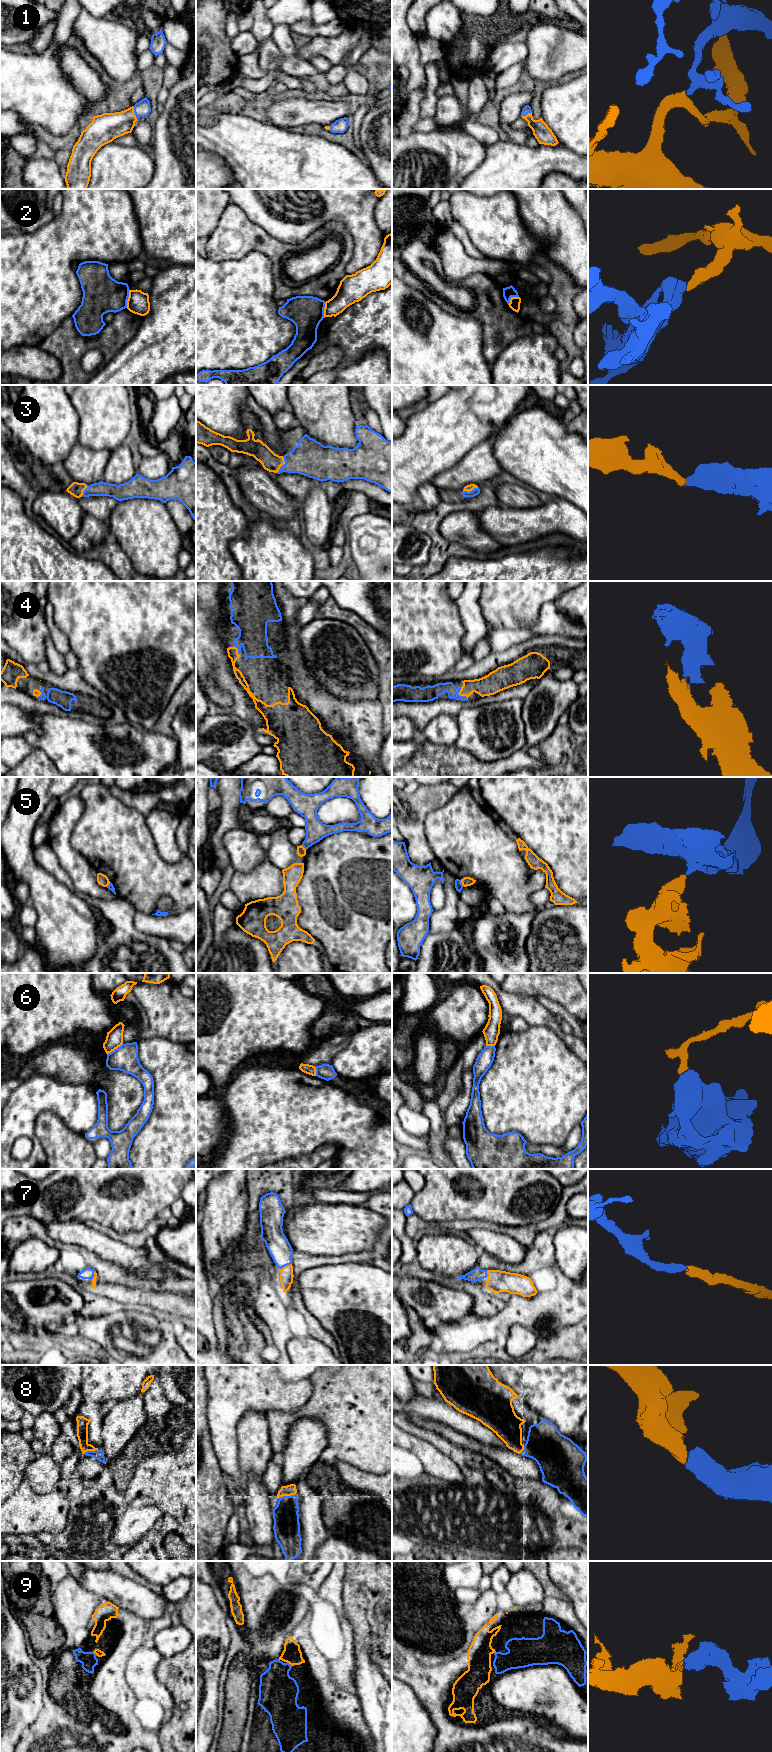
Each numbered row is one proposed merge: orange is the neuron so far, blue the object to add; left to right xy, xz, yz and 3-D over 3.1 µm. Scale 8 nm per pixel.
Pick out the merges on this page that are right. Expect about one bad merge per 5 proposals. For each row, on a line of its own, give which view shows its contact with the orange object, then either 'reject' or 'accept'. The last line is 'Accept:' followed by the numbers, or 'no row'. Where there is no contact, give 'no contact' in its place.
1: contact in xy; accept
2: contact in xy; reject
3: contact in xz; accept
4: contact in yz; accept
5: contact in yz; reject
6: contact in xy; reject
7: contact in xz; accept
8: contact in xz; accept
9: contact in xz; accept
Accept: 1, 3, 4, 7, 8, 9

